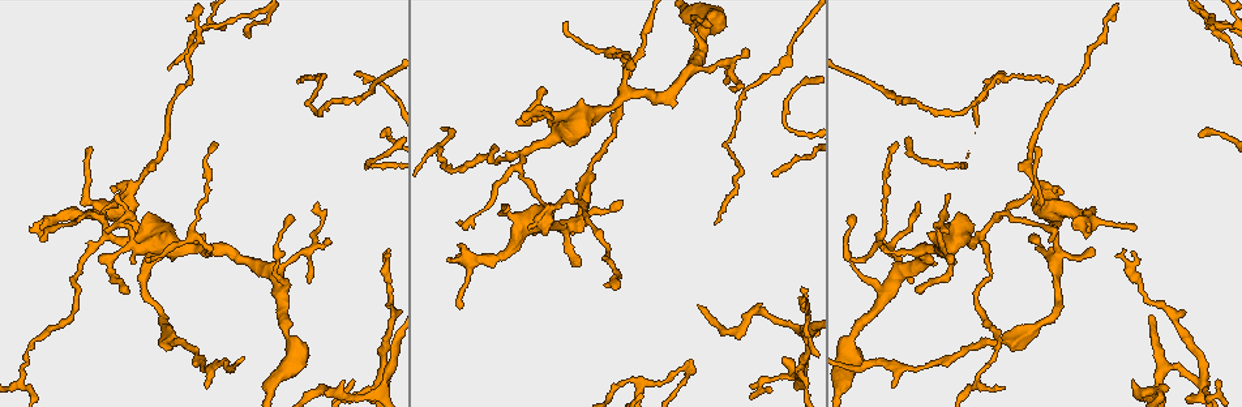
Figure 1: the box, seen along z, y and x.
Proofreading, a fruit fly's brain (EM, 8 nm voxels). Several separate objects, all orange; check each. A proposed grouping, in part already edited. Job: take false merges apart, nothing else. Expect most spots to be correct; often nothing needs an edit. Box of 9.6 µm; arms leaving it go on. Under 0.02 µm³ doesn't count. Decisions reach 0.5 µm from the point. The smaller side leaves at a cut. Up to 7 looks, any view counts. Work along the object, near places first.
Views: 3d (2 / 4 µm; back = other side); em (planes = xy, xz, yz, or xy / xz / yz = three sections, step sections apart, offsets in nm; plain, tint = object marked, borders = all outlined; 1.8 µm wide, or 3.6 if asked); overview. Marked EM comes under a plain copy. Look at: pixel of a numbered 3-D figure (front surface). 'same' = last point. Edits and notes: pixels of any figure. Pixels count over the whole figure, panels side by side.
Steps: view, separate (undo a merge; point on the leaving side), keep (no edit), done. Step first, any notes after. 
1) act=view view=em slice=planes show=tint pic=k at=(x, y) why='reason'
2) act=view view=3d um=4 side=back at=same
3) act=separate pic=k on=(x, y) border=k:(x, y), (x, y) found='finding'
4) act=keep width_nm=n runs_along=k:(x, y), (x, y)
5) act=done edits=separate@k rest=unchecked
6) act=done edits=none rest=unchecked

act=view view=3d um=2 pic=1 at=(1211, 20) why='two arms in line, one across'

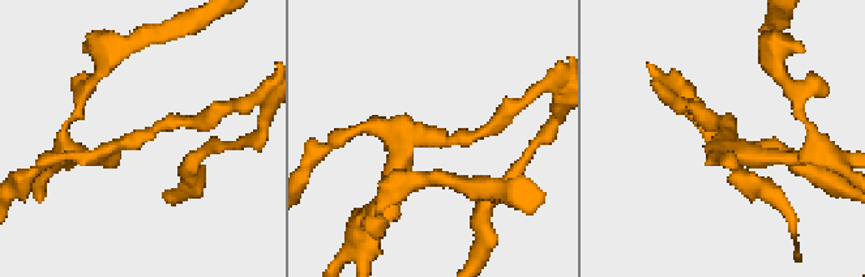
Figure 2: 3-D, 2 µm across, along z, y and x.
act=view view=em slice=planes show=tint pic=2 at=(423, 137) arms=3

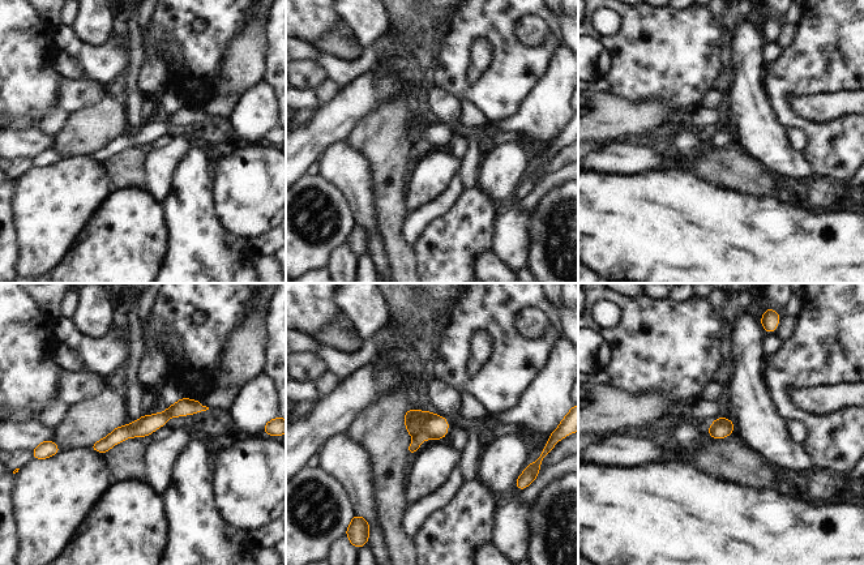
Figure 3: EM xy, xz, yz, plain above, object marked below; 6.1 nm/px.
act=keep runs_along=3:(200, 407), (172, 410), (95, 446) found='one neuron here'

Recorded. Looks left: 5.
act=view view=em um=3.6 slice=yz step=8 show=tint pic=1 at=(522, 153) why='looks like a crossing'

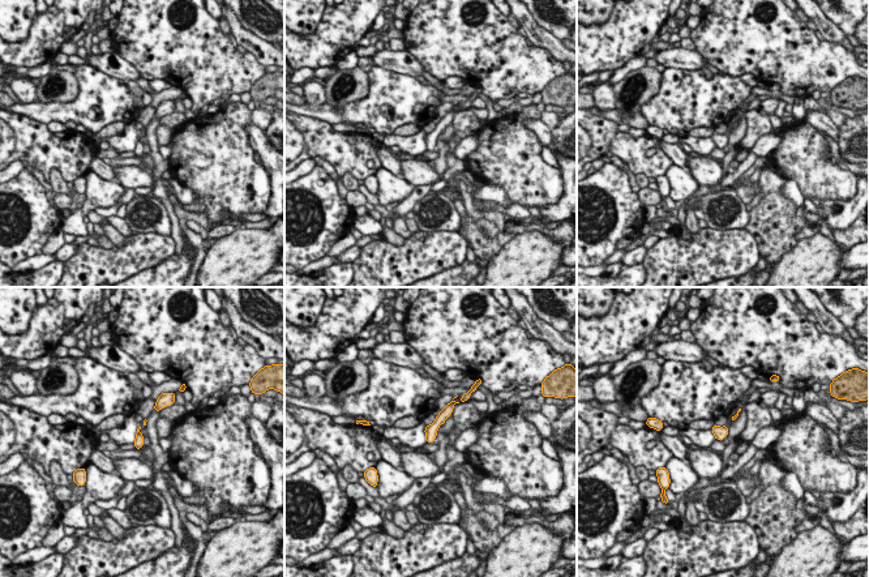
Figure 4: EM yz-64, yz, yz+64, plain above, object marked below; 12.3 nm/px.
act=view view=em um=3.6 slice=planes show=tint at=same why='another direction'

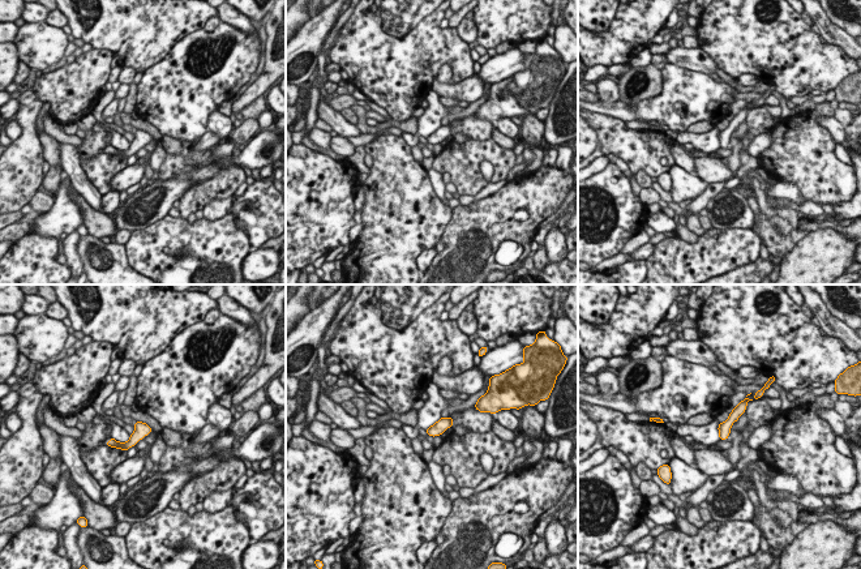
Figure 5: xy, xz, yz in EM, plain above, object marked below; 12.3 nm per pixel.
act=keep runs_along=5:(742, 405), (724, 427), (723, 436) found='continuous, no second neuron'

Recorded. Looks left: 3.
act=view view=em slice=yz step=8 show=tint pic=1 at=(1202, 376) why='three-way junction'

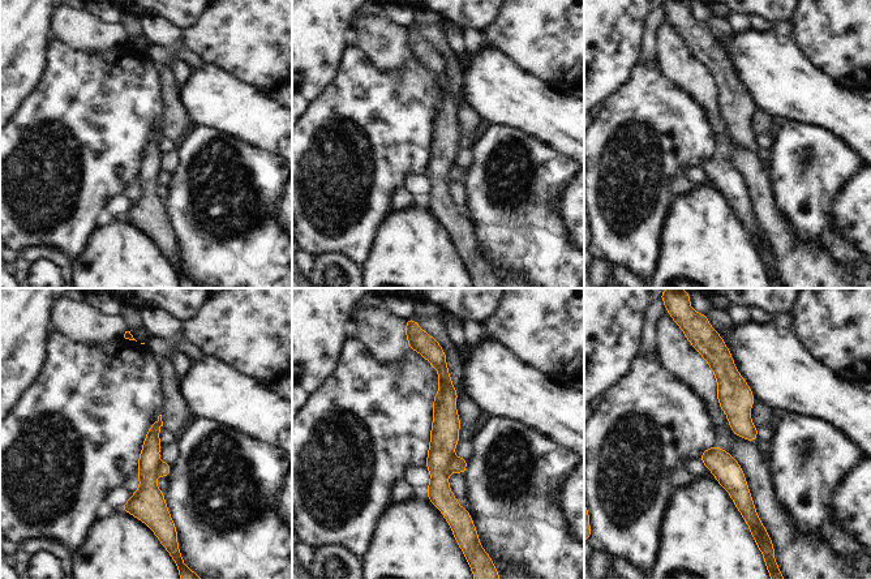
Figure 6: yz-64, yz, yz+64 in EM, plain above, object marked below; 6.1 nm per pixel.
act=separate pic=6 on=(443, 437) border=6:(453, 455), (447, 472) found='a second neuron is stuck on'

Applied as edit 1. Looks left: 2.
act=done edits=separate@6 rest=unchecked

